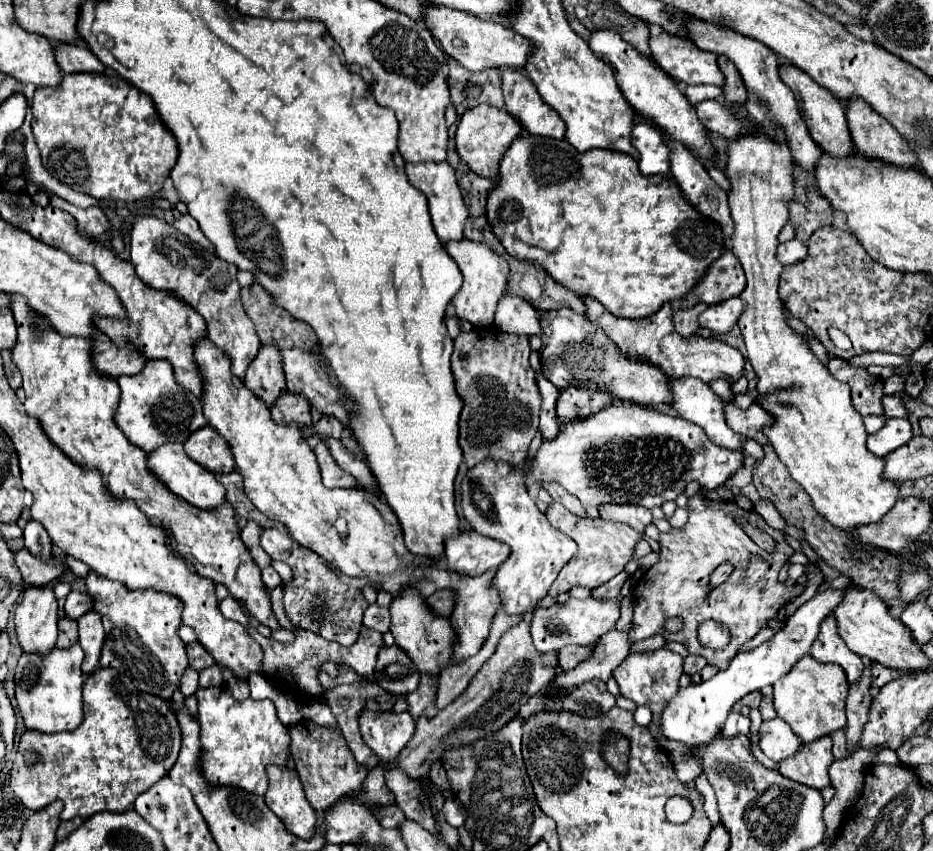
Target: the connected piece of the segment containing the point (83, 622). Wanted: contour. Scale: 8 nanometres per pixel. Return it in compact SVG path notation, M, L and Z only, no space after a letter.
M94 611L84 613L78 619L78 629L80 629L80 647L84 649L84 663L82 671L90 675L98 663L100 663L100 649L104 643L104 627L100 621L100 615Z

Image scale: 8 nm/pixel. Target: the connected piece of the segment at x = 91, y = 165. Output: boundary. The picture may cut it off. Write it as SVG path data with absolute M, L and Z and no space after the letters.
M114 73L64 75L60 87L38 87L32 97L32 133L42 155L42 165L60 183L96 199L136 201L154 197L178 159L178 143L162 123L152 99Z

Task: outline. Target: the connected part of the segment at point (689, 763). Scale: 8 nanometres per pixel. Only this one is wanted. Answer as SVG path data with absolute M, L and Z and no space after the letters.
M686 755L682 761L674 763L674 769L676 769L676 775L678 775L678 779L682 783L690 783L690 781L694 781L700 775L702 763L694 755Z

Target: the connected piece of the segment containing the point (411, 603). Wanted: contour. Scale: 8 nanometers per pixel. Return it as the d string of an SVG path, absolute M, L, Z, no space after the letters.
M404 589L402 597L396 597L390 605L392 625L390 631L396 639L396 645L412 659L418 673L440 673L448 665L452 665L456 659L452 657L452 641L456 641L456 633L452 633L452 625L444 617L432 615L432 611L426 607L424 599L416 589Z

